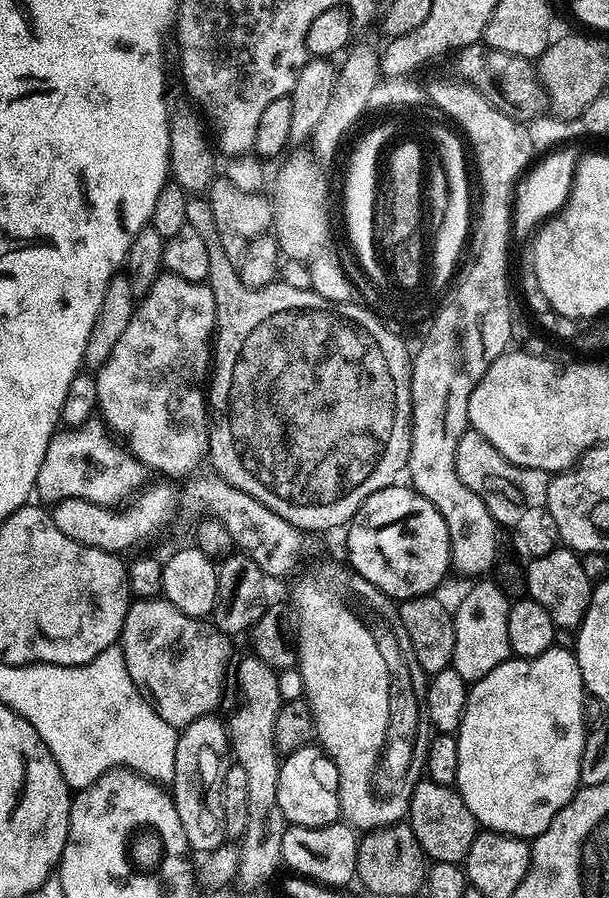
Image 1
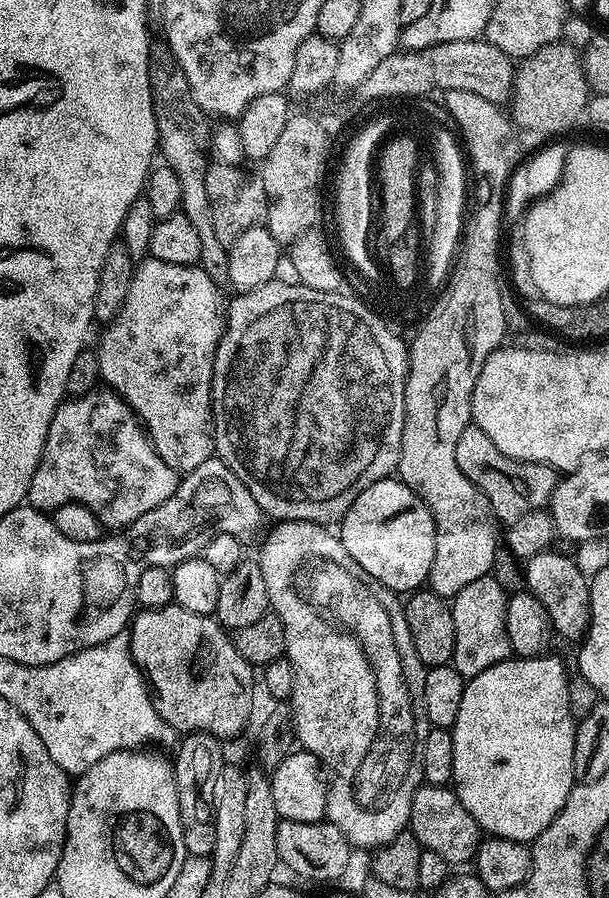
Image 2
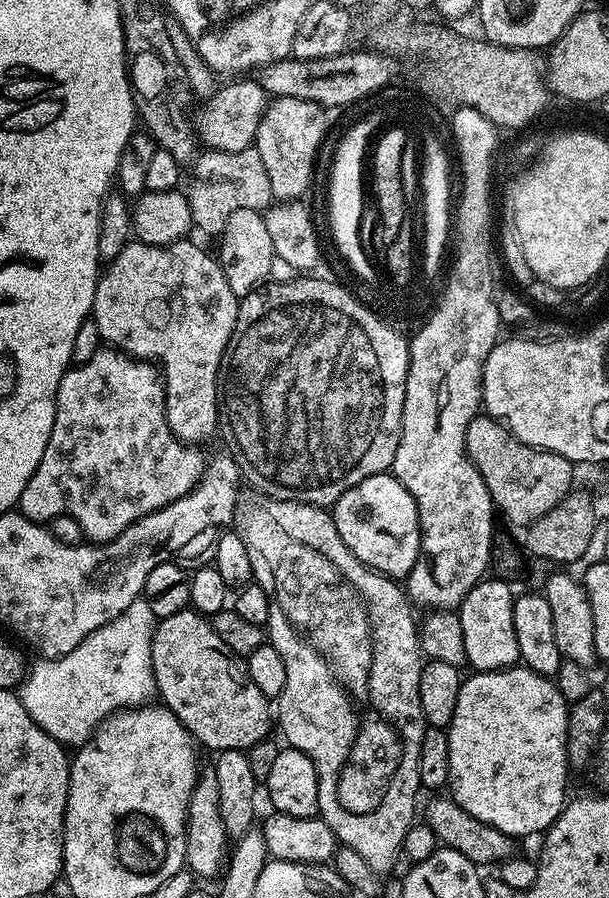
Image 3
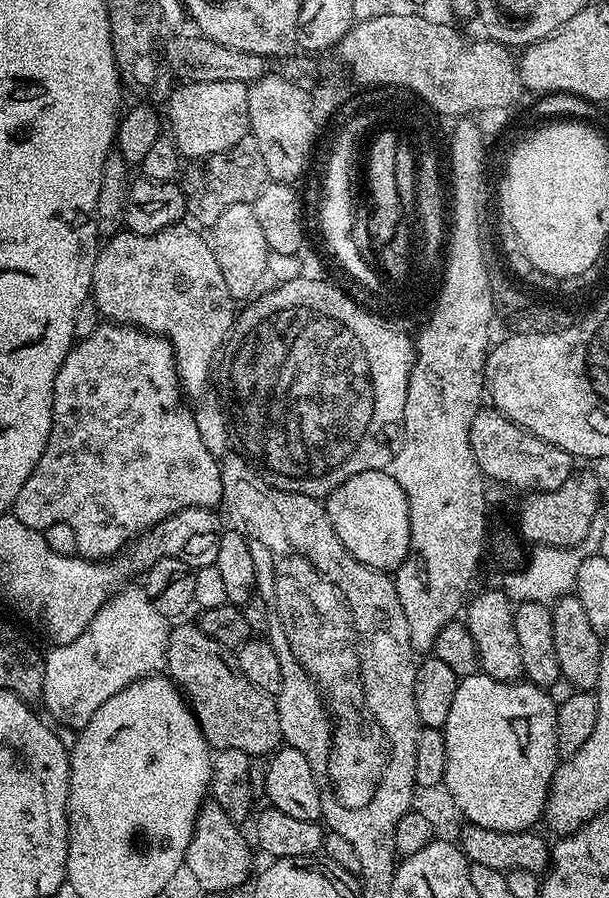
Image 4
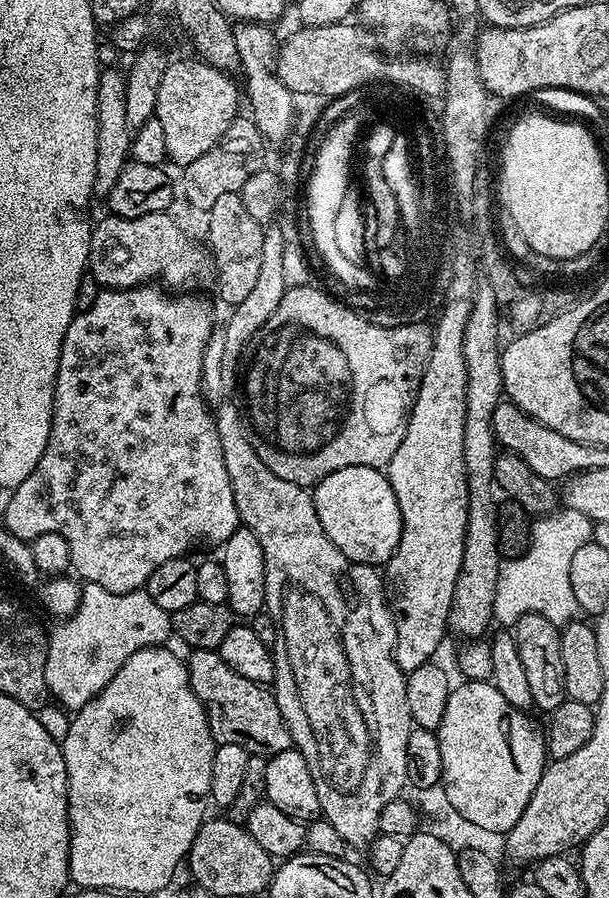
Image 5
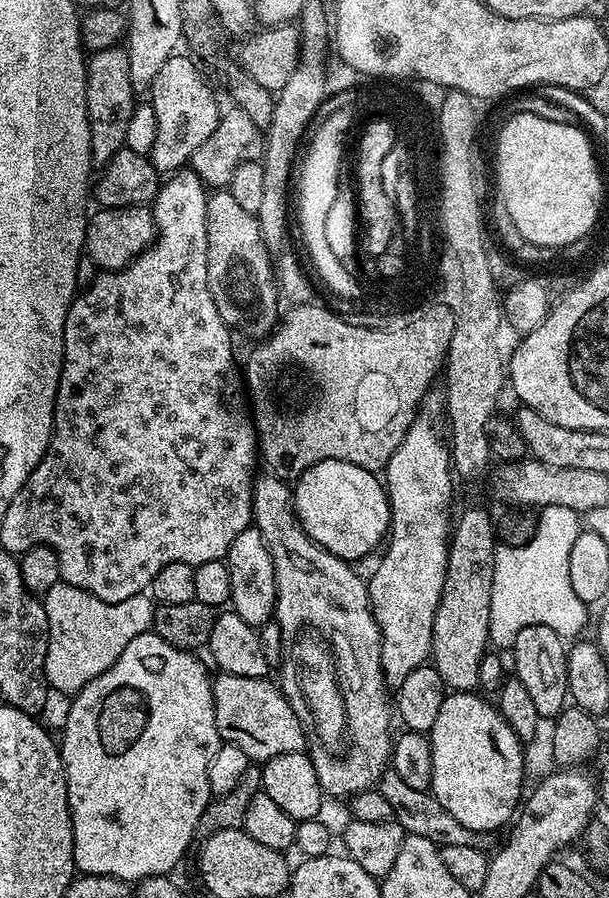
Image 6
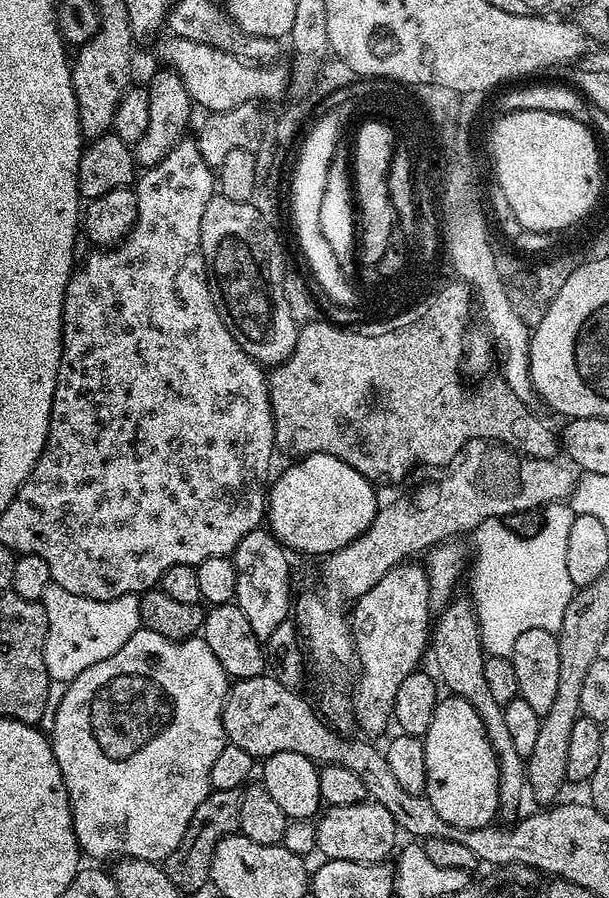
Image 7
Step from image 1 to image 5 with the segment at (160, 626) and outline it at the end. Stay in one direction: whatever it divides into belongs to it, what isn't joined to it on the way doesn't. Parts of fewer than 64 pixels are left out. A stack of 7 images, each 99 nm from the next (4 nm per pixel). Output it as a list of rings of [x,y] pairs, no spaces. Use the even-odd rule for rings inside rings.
[[[198,648],[191,653],[192,657],[187,657],[188,677],[192,683],[192,689],[202,702],[204,713],[208,716],[208,725],[212,731],[212,738],[217,744],[233,744],[242,746],[253,756],[277,756],[279,752],[285,752],[293,747],[290,738],[290,730],[286,730],[286,722],[282,722],[282,714],[278,710],[276,697],[265,685],[256,684],[242,678],[241,674],[236,674],[220,657],[219,651],[211,648]]]

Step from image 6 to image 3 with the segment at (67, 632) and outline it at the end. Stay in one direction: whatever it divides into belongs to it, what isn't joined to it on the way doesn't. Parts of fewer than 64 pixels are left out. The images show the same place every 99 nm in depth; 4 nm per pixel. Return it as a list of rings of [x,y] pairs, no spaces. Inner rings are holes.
[[[141,598],[130,602],[130,606],[126,606],[126,610],[118,614],[118,618],[94,630],[94,634],[82,638],[82,642],[78,642],[78,646],[74,646],[70,654],[59,656],[56,660],[37,659],[37,664],[33,668],[31,665],[18,688],[22,706],[26,706],[26,714],[30,714],[30,718],[34,718],[34,722],[58,743],[79,746],[92,739],[109,716],[147,705],[151,701],[148,699],[157,695],[152,669],[152,631],[156,629],[157,623],[150,606]]]

